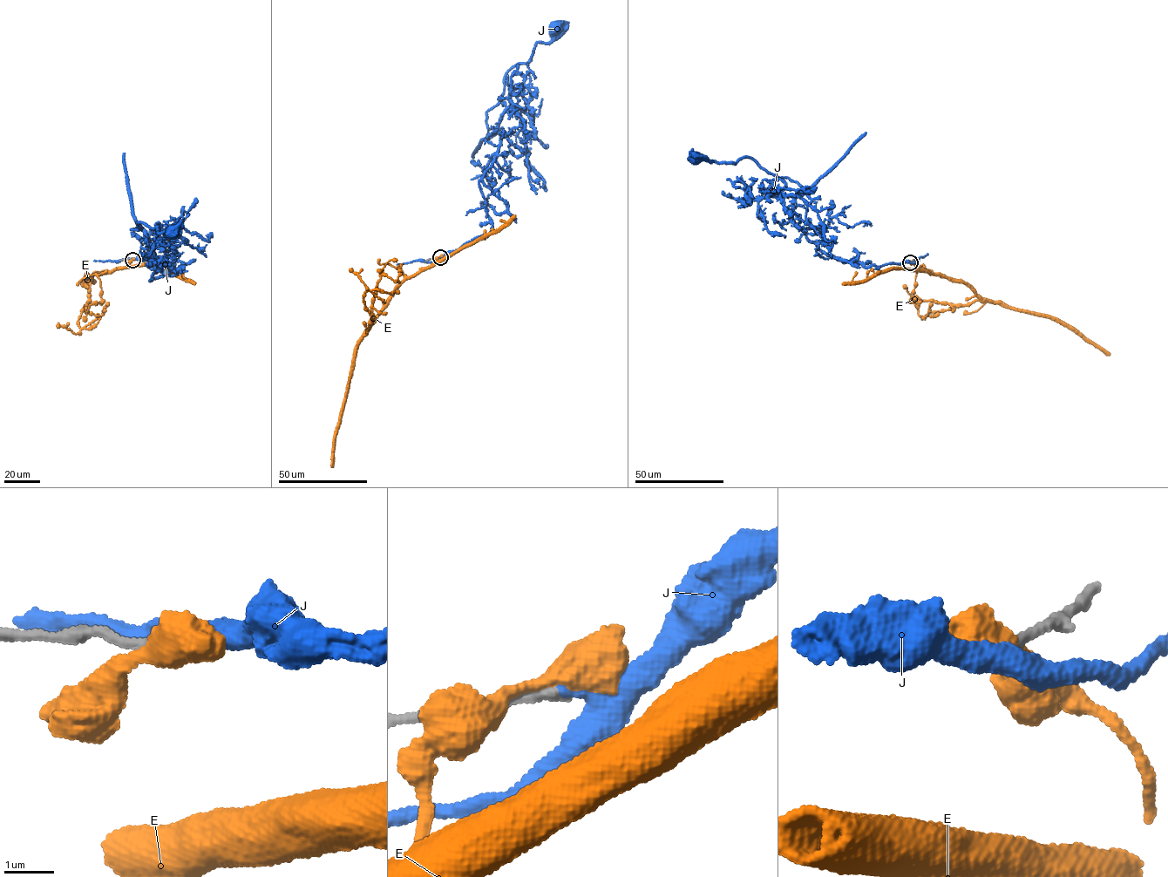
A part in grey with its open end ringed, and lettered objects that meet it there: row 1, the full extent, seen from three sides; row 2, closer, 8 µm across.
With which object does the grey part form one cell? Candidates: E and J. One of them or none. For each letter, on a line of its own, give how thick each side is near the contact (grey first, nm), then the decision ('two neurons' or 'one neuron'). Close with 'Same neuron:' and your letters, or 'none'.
E: calibres 260 and 440 nm; two neurons
J: calibres 240 and 240 nm; two neurons
Same neuron: none

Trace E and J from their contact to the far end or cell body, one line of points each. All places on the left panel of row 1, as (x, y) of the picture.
E: (132, 259), (128, 266), (98, 272), (84, 284), (87, 272), (93, 282)
J: (132, 259), (173, 260), (161, 276), (149, 280), (154, 253), (131, 229), (171, 229)

